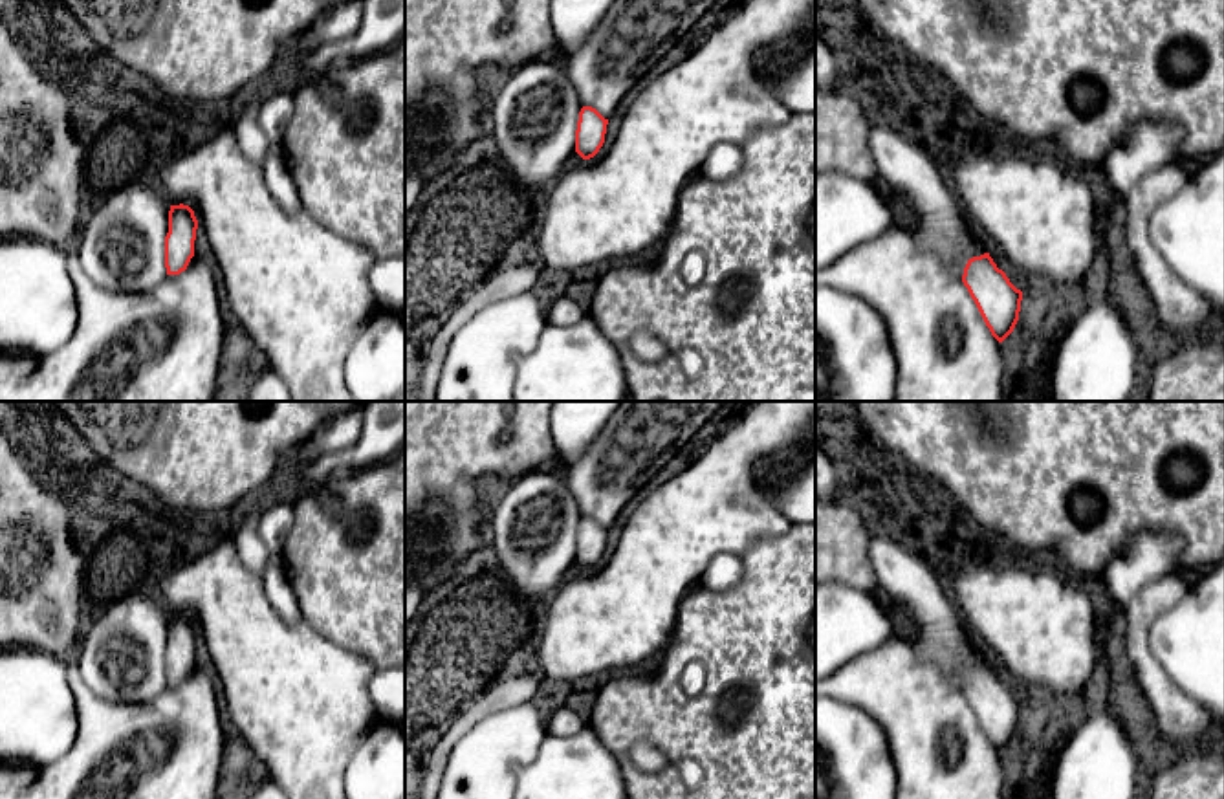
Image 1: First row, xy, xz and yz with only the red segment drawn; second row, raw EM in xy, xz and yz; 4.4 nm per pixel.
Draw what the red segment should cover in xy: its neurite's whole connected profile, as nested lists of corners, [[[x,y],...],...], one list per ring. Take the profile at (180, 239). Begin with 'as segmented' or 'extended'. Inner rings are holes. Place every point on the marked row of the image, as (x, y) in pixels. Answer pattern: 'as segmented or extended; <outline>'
as segmented; [[[170,205],[169,233],[165,236],[167,275],[180,275],[194,257],[198,220],[189,205]]]

